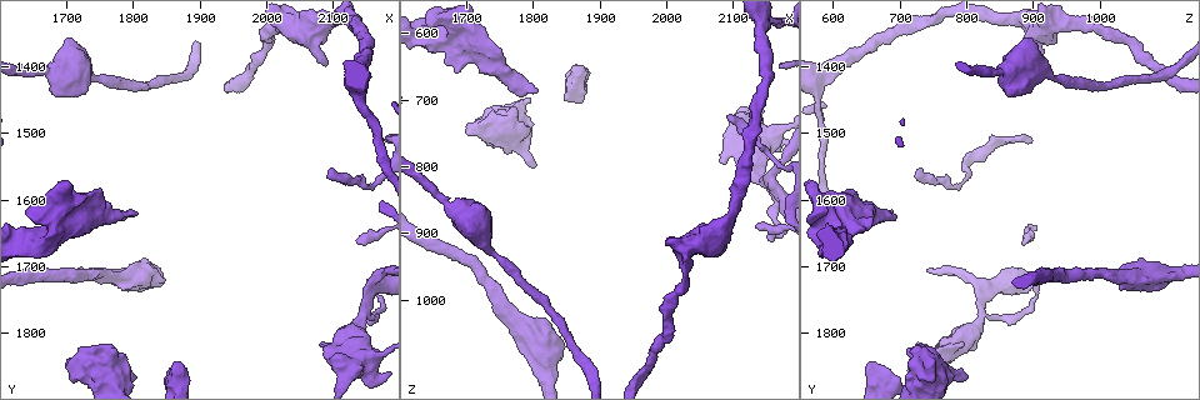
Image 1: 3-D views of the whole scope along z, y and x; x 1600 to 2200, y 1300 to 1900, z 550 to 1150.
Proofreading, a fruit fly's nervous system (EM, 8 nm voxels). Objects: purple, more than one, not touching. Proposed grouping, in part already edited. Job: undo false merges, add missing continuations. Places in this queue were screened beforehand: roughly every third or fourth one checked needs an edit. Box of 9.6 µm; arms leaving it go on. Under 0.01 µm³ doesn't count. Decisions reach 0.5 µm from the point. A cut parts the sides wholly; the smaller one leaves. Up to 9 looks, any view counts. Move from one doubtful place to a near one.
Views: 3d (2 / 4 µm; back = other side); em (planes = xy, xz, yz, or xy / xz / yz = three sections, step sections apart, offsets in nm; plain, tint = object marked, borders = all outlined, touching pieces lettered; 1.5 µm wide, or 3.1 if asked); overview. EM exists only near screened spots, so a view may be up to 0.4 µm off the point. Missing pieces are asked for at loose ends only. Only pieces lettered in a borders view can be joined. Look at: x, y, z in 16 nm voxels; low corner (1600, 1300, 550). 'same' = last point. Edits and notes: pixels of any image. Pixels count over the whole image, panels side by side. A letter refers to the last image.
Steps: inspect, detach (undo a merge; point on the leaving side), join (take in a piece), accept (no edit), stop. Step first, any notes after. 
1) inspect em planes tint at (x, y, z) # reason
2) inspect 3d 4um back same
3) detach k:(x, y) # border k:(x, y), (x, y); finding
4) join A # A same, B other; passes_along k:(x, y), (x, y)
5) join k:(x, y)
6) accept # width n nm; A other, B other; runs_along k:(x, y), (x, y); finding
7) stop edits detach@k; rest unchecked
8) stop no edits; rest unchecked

inspect 3d 2um at (1805, 1620, 690) # branch stops here

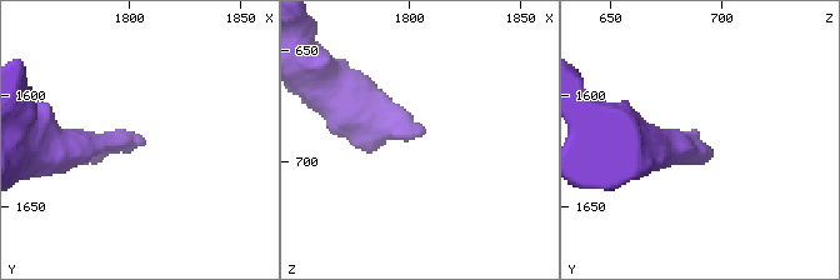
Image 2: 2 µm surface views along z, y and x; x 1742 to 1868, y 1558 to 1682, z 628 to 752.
inspect em planes plain at (1807, 1623, 687) # shape alone is not enough

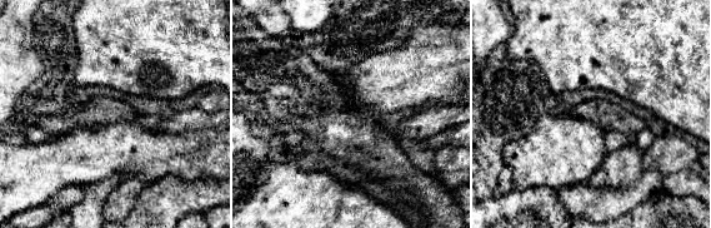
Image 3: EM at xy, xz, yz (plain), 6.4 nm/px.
inspect em planes borders same

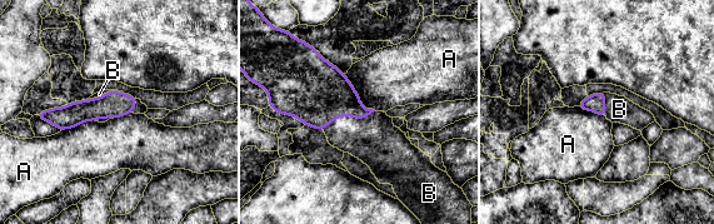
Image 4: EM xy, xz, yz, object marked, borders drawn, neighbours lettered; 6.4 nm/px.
join B # A other, B same; passes_along 4:(316, 93), (348, 115), (374, 140); the neuron continues

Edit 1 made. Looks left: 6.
inspect em xy step 8 tint at (1665, 1405, 855) # sudden change in width

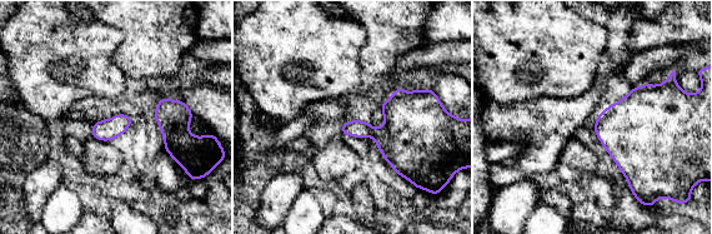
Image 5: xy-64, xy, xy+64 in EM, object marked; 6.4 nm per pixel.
inspect em xy step 8 borders same

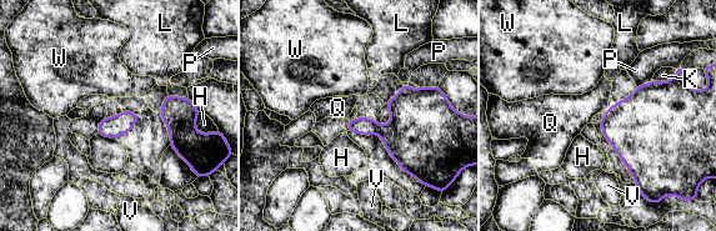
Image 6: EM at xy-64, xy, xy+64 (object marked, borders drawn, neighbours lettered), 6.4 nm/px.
accept # H other, K other, L other, P other, Q other, V other, W other; border 6:(614, 104), (604, 114); one neuron here

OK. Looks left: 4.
inspect 3d 4um at (2095, 1565, 725) # an open end

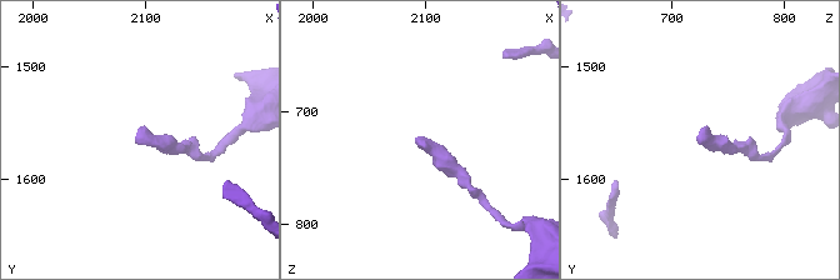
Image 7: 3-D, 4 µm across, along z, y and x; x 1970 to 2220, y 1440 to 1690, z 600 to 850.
inspect em xz step 4 tint at (2092, 1564, 724)

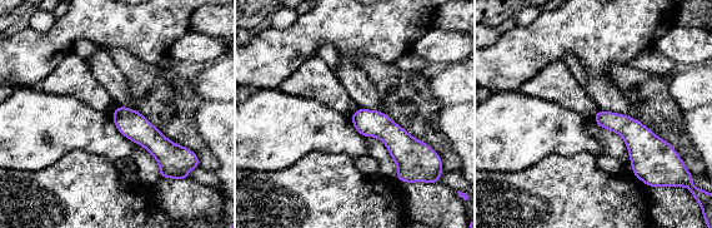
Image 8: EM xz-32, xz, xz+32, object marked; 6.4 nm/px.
inspect em planes borders same

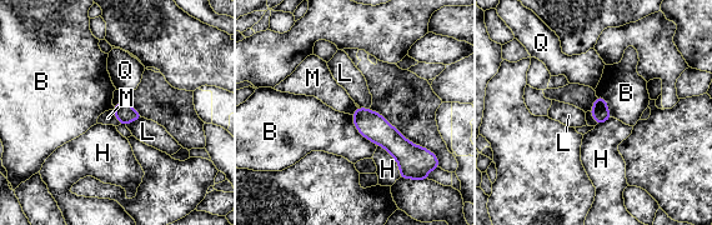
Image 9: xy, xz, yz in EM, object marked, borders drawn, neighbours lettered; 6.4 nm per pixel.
accept # longest_contact H 260 nm; B other, H other, L other, M other, Q other; border 9:(113, 109), (120, 124); none of them fits

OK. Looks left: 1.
stop edits join@4; rest unchecked

